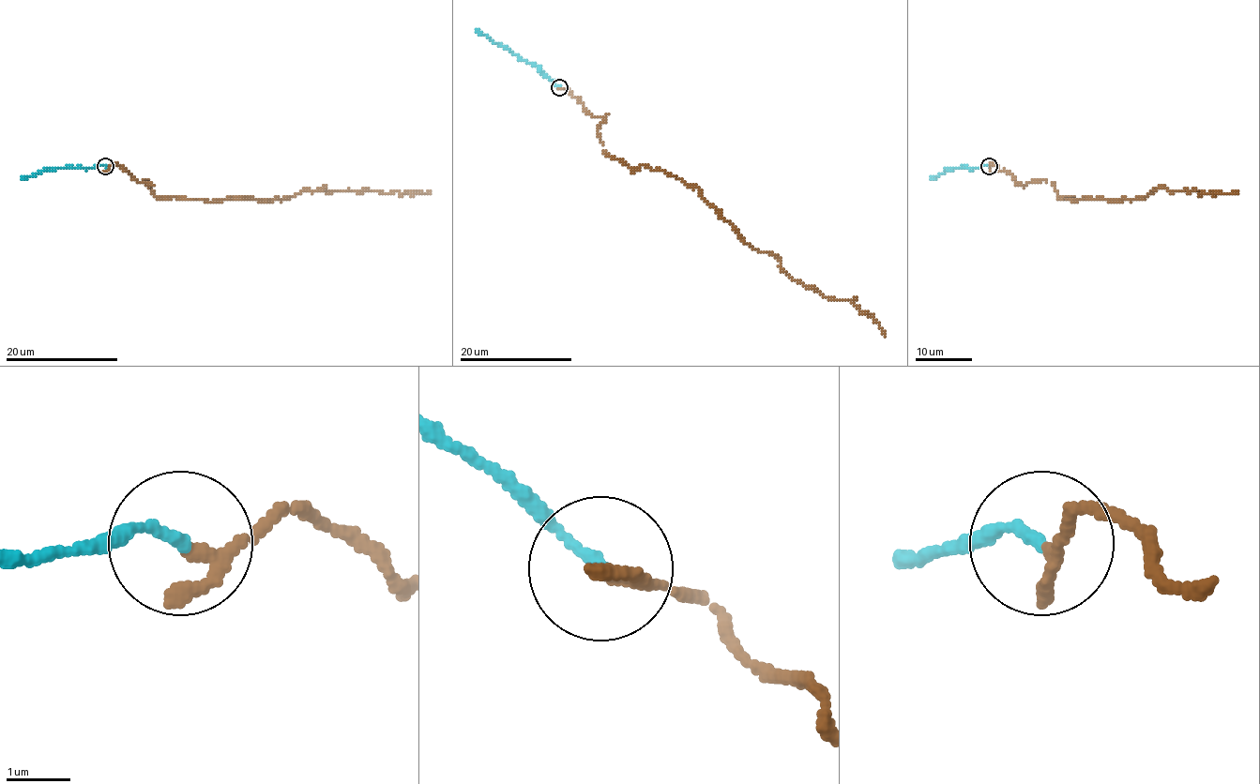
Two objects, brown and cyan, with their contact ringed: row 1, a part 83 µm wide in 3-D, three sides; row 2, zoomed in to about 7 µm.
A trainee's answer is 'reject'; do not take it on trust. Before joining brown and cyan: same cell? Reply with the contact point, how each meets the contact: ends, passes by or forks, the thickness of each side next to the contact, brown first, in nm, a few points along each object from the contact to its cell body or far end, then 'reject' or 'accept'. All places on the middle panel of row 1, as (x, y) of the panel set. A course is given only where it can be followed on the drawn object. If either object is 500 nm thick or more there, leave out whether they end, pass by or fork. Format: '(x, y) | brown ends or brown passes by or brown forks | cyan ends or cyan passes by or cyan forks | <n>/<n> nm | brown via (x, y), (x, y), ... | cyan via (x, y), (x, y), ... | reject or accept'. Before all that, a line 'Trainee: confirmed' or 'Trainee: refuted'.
Trainee: refuted
(559, 87) | brown passes by | cyan ends | 170/170 nm | brown via (560, 87), (603, 120), (606, 154), (695, 187), (752, 248), (771, 252), (805, 286), (851, 300), (884, 336) | cyan via (560, 87), (536, 65), (521, 59), (475, 30) | accept

